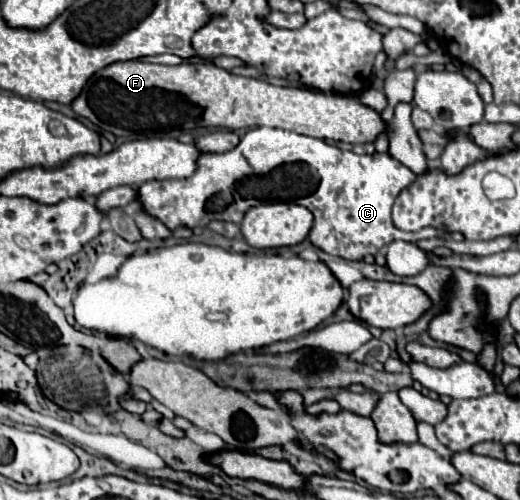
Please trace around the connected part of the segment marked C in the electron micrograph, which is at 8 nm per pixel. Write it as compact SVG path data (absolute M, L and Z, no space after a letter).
M254 128L248 130L240 144L224 154L202 154L198 160L198 170L184 180L152 180L144 182L136 188L136 200L142 204L142 210L154 218L158 218L170 230L180 226L186 228L208 228L212 220L224 220L240 224L244 214L256 206L266 202L294 202L306 206L314 214L314 226L310 230L310 242L334 256L346 260L362 260L366 254L378 254L378 250L392 240L418 242L422 238L434 238L434 228L422 228L420 232L404 232L392 224L390 210L400 194L416 174L408 170L404 164L396 162L390 154L354 154L348 150L340 150L334 144L324 140L316 140L310 136L302 136L288 130L278 128Z

